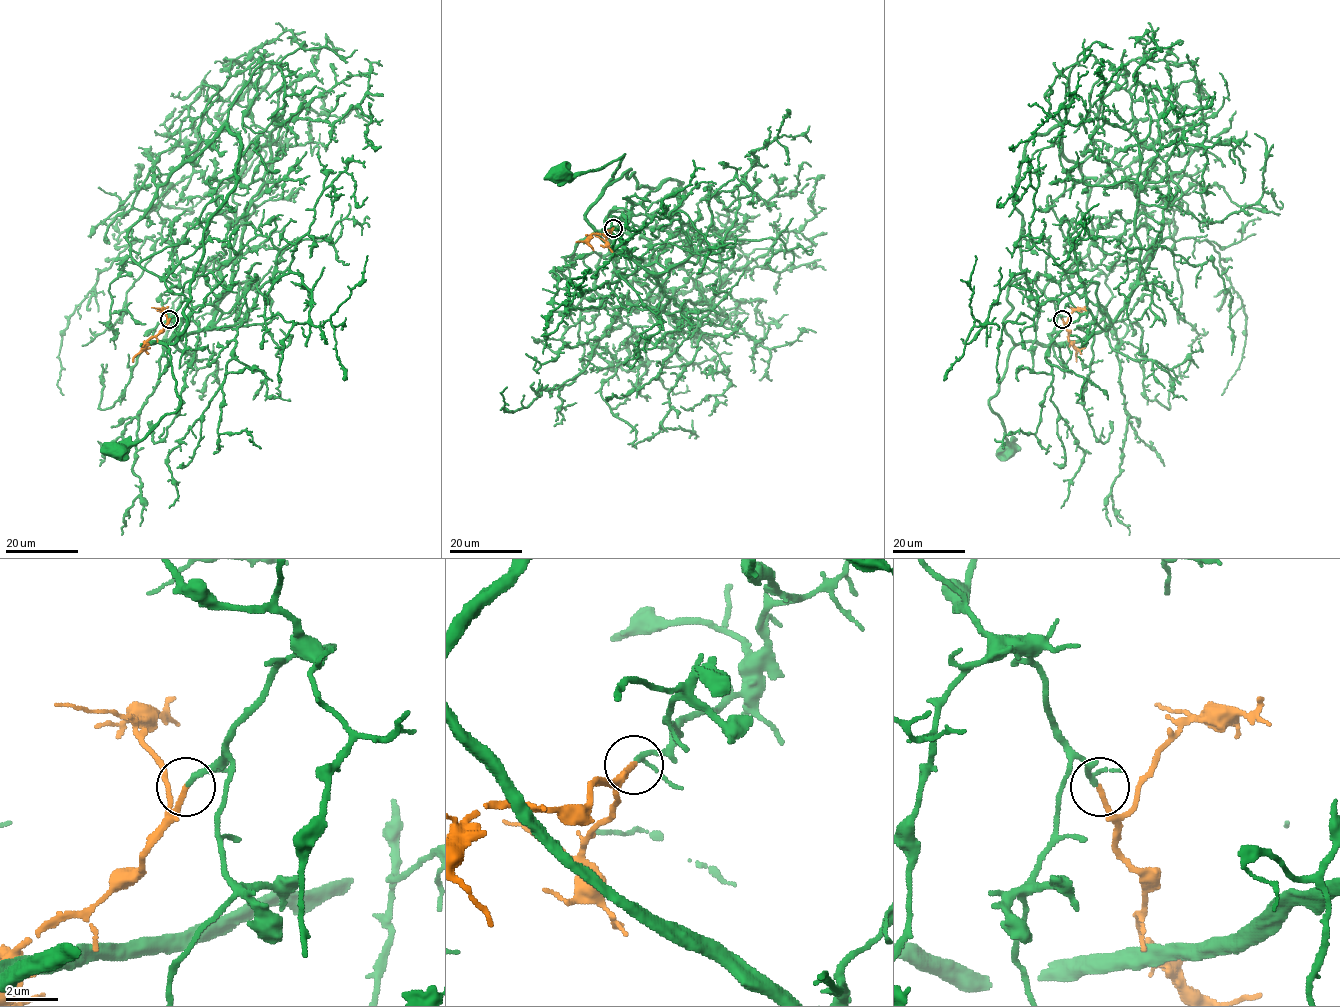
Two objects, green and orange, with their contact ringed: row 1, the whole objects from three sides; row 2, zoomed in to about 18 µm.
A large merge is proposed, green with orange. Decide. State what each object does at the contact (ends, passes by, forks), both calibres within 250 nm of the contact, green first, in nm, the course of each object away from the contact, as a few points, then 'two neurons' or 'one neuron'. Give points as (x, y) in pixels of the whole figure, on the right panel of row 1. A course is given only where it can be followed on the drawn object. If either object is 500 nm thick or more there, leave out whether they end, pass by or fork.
green passes by; orange ends; calibres 150 and 200 nm; course green (1062, 319), (1042, 290), (1092, 218), (1059, 125), (1013, 202), (1008, 451); course orange (1062, 319), (1068, 339), (1076, 351), (1076, 362); one neuron

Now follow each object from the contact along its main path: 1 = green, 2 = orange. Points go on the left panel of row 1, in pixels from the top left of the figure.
1: (170, 319), (185, 297), (127, 231), (225, 125), (235, 188), (167, 344), (181, 405), (114, 451)
2: (170, 319), (162, 331), (149, 339), (132, 362)

